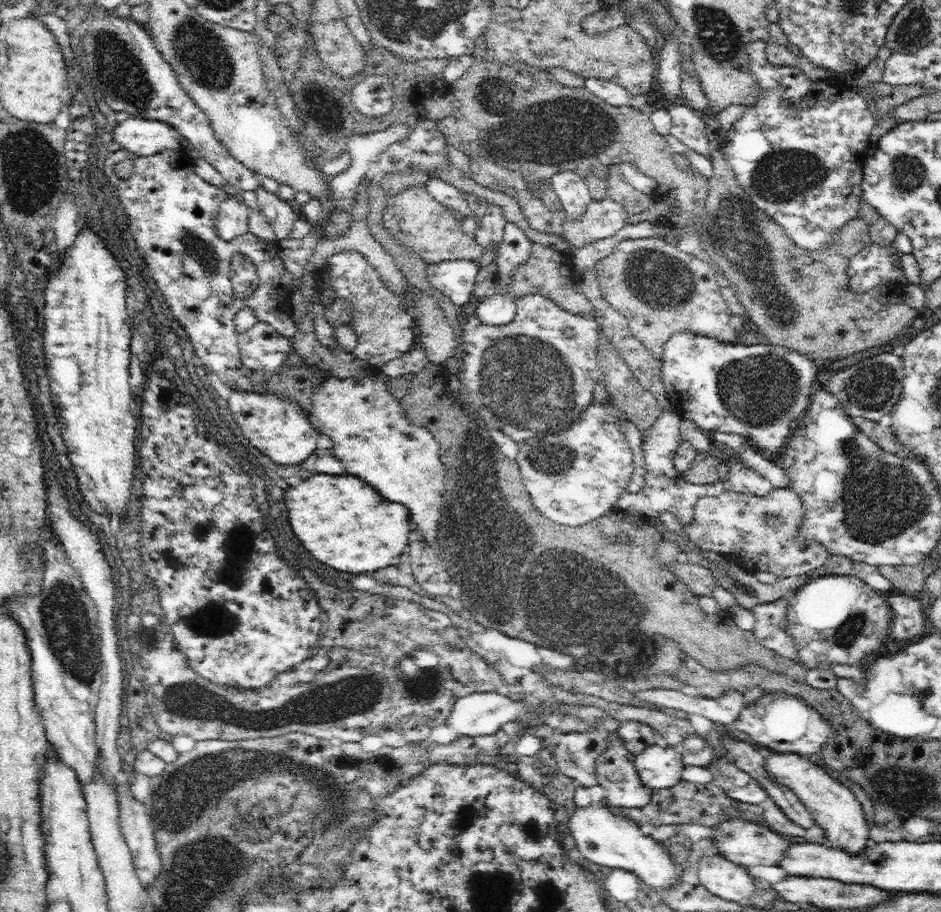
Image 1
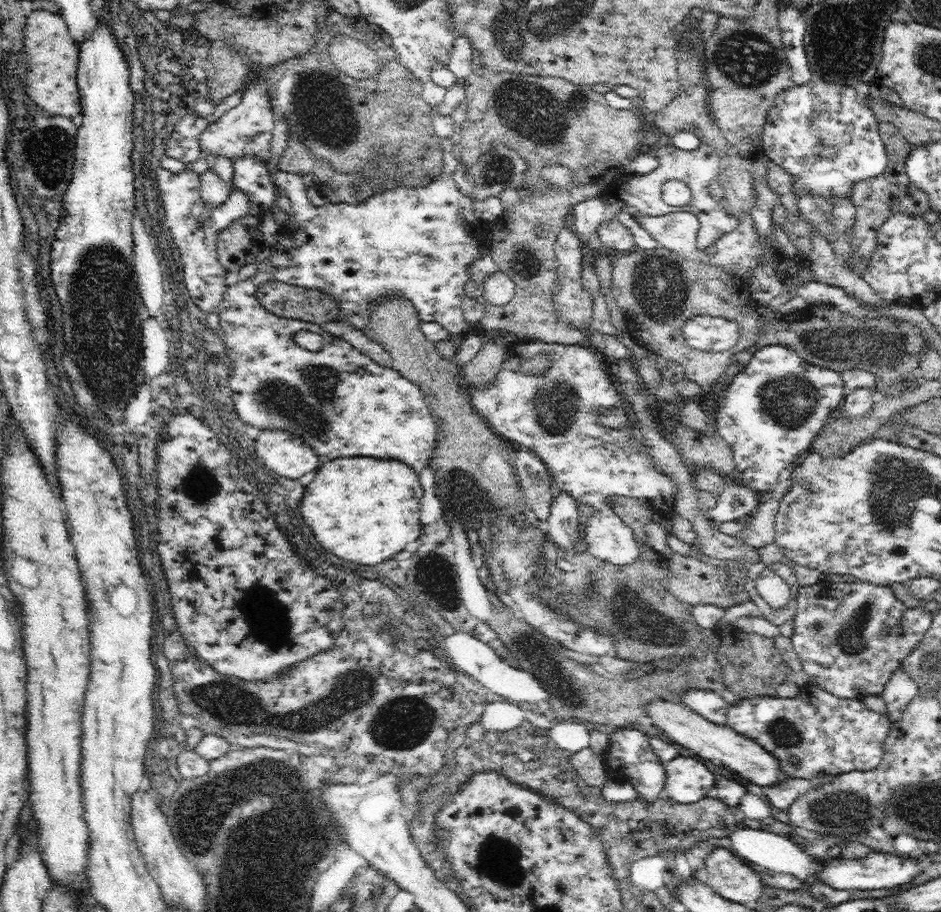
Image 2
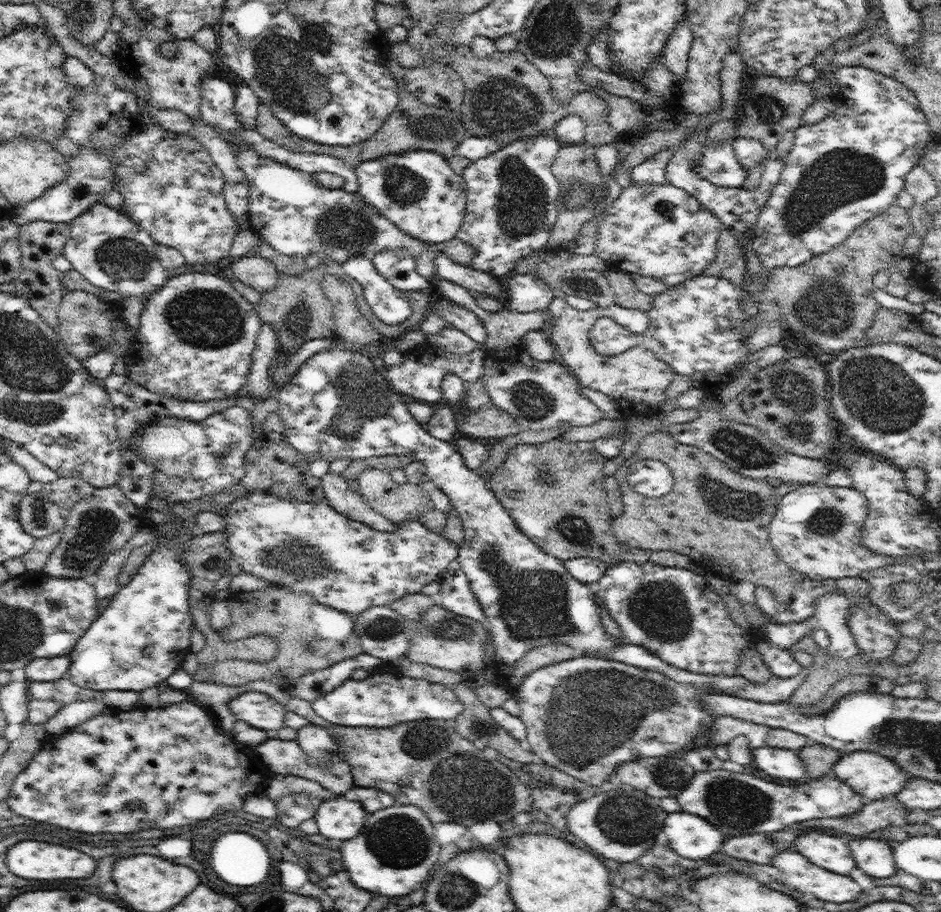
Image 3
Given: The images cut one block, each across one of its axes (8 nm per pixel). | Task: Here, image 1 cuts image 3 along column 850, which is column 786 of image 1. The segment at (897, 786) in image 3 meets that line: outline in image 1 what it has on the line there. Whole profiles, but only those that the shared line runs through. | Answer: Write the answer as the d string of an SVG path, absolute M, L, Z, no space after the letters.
M773 752L765 762L765 771L770 779L787 786L795 795L804 803L811 817L817 824L824 829L826 844L831 847L840 847L848 853L859 853L862 849L871 843L869 838L869 826L865 819L865 814L856 795L839 780L830 777L824 765L818 765L803 758L802 755L796 753L779 753Z

